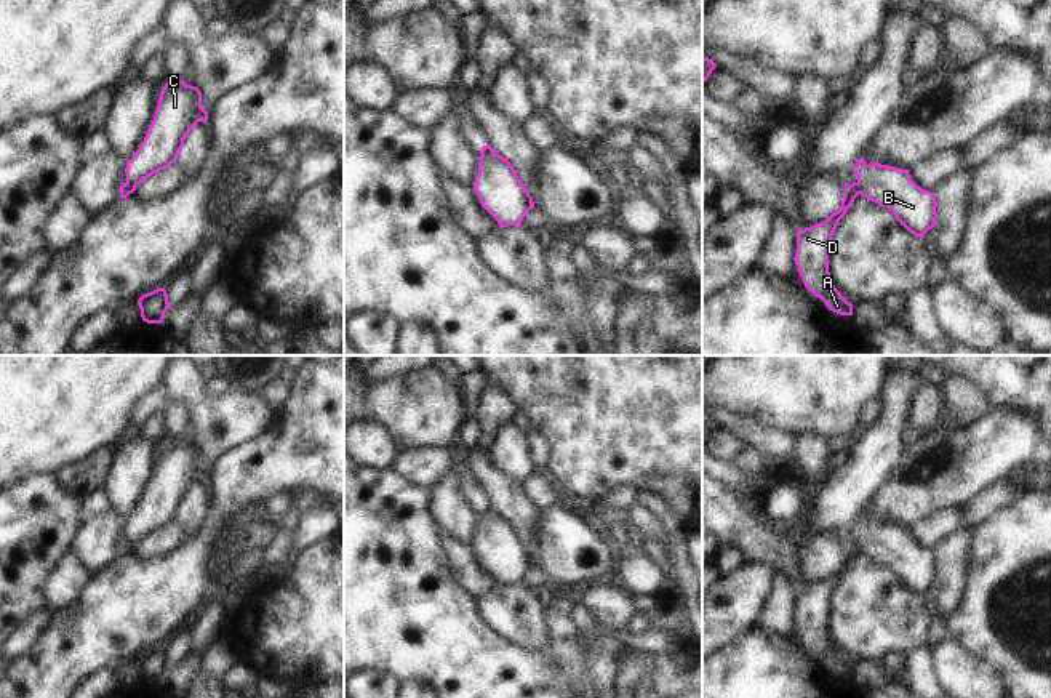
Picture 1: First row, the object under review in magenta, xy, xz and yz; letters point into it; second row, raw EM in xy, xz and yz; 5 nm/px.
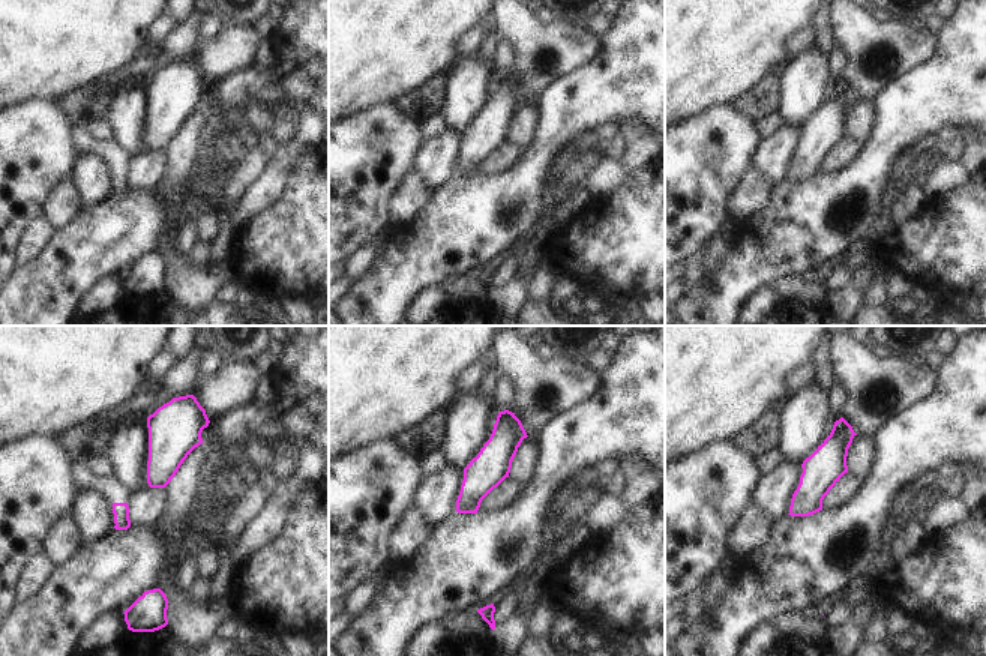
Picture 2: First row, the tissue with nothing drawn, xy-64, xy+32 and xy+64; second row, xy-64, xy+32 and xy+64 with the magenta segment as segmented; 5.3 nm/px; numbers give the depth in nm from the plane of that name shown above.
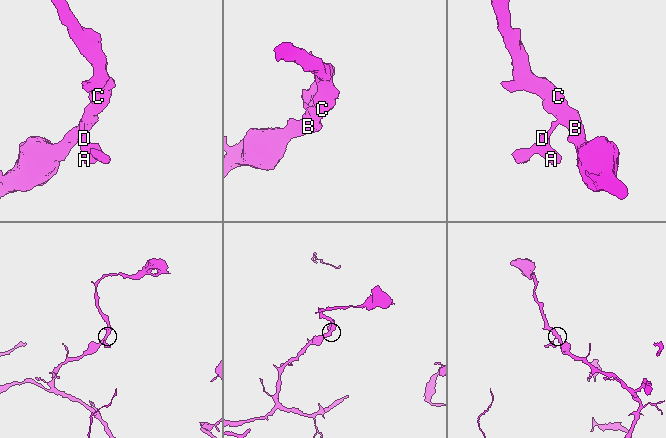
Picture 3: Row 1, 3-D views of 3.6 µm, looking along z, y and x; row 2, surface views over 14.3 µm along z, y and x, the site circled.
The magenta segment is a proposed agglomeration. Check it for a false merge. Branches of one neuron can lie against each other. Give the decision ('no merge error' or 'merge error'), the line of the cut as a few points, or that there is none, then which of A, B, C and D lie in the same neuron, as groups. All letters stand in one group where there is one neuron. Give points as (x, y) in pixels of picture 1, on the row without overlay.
merge error | xy (125, 541), (135, 548) | A D / B C

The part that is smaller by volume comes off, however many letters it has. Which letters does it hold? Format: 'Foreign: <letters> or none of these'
Foreign: A, D.

